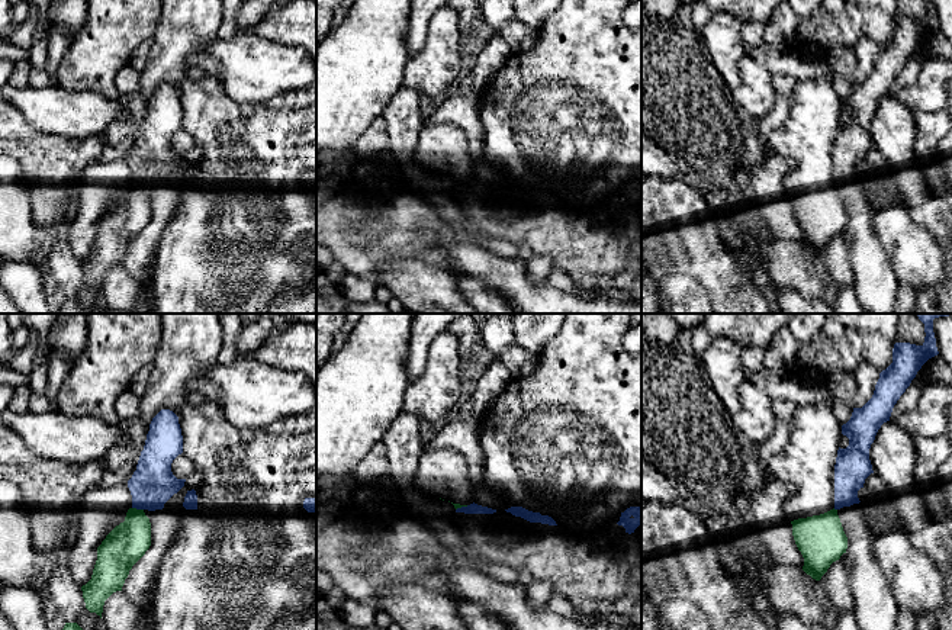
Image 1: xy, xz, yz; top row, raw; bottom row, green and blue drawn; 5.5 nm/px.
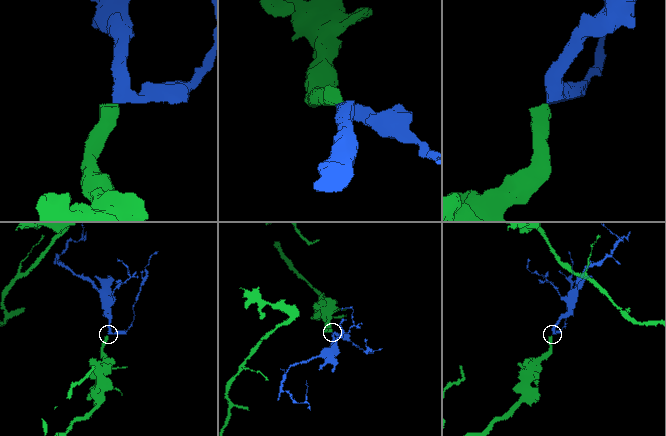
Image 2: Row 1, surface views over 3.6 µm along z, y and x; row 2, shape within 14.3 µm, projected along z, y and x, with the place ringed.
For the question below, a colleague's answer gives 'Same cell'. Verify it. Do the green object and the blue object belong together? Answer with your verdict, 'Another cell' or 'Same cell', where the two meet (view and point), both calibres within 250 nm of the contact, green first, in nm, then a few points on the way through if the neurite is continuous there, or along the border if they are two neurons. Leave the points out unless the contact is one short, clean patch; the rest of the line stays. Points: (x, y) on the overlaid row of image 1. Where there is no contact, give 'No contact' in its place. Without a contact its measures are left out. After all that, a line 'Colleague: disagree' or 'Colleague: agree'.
Another cell. Touches green at xy (138, 510). Thickness 220 nm (green) against 240 nm. Boundary: xy (132, 507), (142, 510)
Colleague: disagree

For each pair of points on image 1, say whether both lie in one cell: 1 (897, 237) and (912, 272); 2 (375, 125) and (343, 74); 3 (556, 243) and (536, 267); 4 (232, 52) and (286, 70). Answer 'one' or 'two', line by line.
1: one
2: two
3: two
4: one

